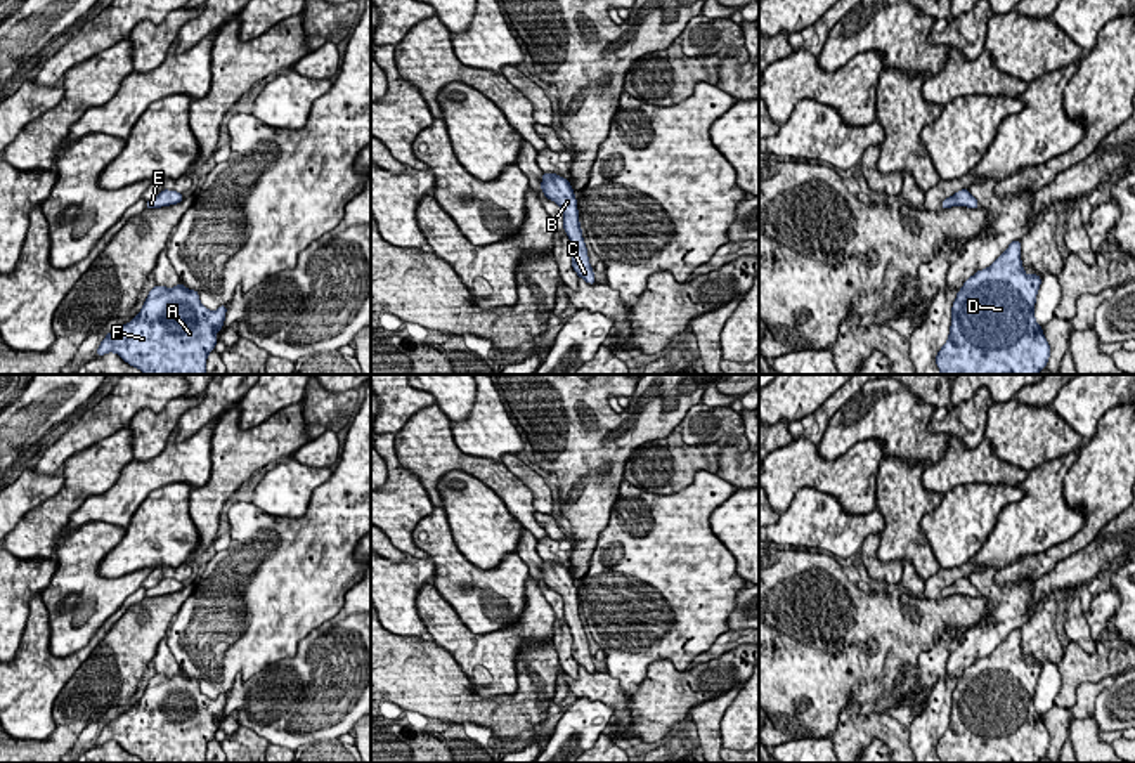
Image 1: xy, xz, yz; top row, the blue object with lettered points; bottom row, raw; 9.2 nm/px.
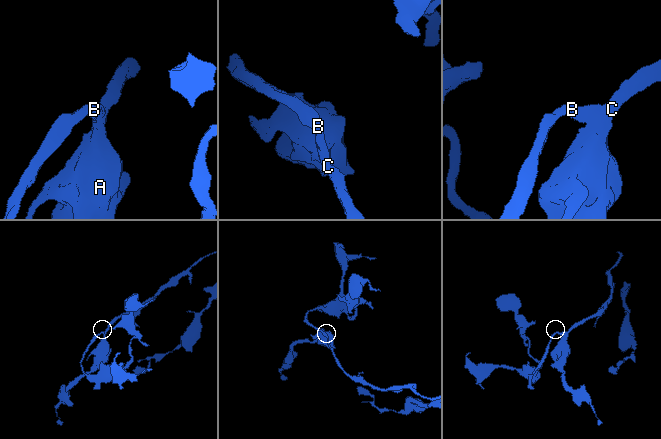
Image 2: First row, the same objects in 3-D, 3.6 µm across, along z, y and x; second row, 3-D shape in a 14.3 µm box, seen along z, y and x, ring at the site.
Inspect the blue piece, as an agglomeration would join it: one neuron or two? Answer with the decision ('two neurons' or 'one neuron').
one neuron

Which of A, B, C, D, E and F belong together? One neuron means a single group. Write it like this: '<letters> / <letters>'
A B C D E F

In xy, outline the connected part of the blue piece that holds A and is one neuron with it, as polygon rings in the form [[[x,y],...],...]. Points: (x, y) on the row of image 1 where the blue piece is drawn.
[[[154,286],[140,312],[109,331],[97,357],[114,352],[144,375],[204,375],[227,305],[215,312],[199,302],[196,290]]]

